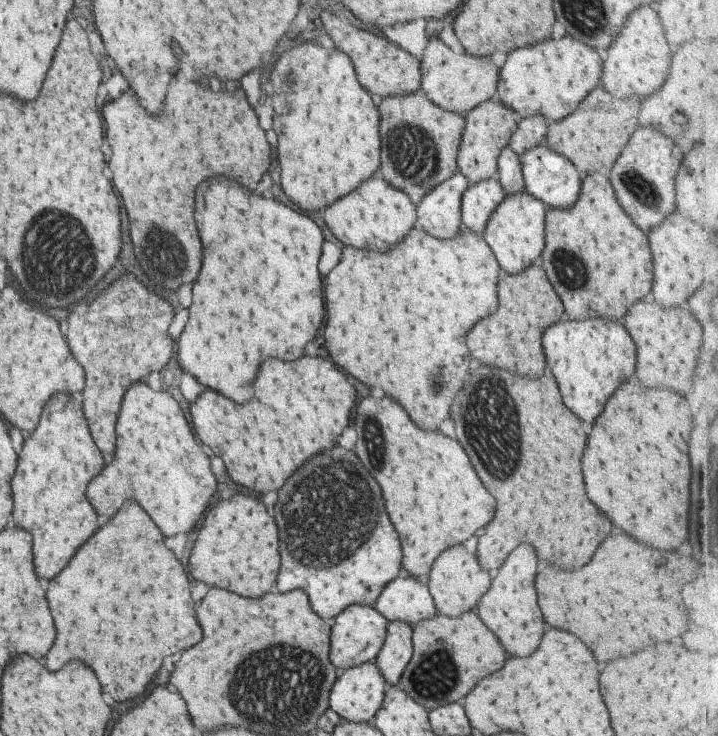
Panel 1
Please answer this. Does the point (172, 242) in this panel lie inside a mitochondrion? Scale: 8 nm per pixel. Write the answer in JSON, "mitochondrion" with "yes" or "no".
{"mitochondrion":"yes"}

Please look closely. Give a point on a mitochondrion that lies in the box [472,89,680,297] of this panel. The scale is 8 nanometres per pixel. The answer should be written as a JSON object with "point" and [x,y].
{"point":[568,267]}

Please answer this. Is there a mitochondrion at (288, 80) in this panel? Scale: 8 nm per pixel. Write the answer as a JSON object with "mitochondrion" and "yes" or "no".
{"mitochondrion":"yes"}

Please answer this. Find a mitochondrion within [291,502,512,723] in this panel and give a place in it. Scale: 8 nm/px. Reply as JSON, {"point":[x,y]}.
{"point":[431,679]}

